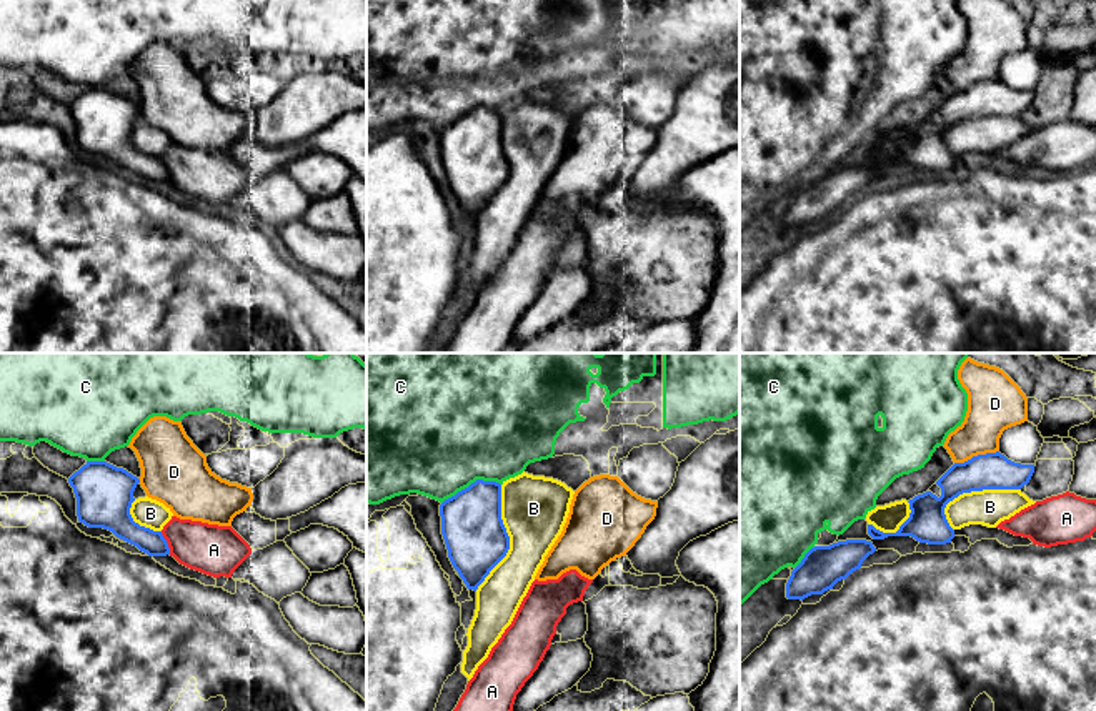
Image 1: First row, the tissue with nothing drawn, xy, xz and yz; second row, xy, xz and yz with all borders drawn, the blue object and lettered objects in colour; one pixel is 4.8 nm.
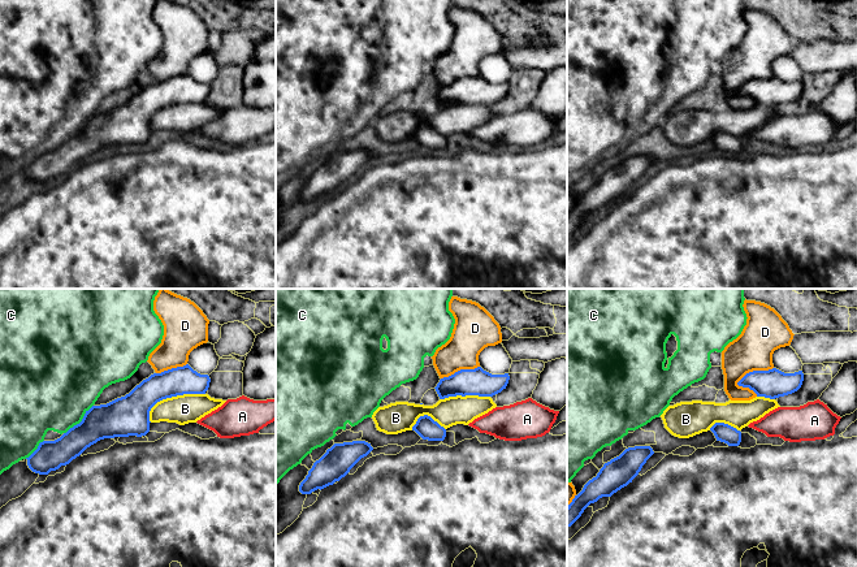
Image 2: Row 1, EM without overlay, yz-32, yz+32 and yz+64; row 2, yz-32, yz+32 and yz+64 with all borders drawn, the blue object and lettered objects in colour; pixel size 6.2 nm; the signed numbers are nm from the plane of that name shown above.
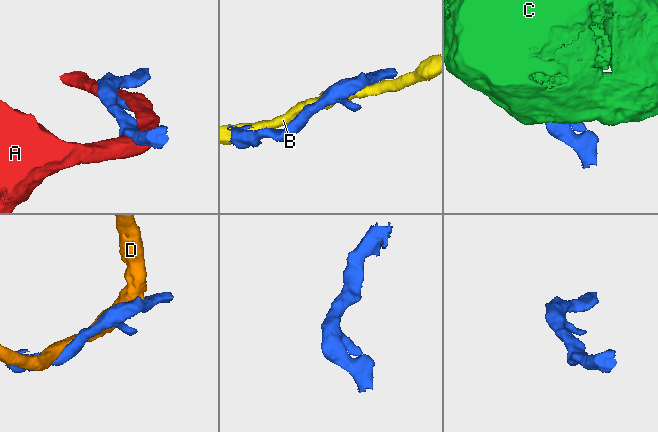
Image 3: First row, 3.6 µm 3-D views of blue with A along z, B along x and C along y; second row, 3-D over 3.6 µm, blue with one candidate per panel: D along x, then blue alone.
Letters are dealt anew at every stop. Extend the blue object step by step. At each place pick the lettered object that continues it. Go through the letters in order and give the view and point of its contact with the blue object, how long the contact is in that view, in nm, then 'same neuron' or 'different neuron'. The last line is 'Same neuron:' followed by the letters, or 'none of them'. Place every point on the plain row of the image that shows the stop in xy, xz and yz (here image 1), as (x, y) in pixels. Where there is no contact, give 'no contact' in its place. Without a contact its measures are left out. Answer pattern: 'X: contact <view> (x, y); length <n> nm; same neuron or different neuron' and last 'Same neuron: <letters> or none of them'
A: contact xy (167, 170); length 120 nm; different neuron
B: contact xz (508, 165); length 550 nm; different neuron
C: contact xz (472, 110); length 300 nm; different neuron
D: contact yz (978, 82); length 220 nm; different neuron
Same neuron: none of them

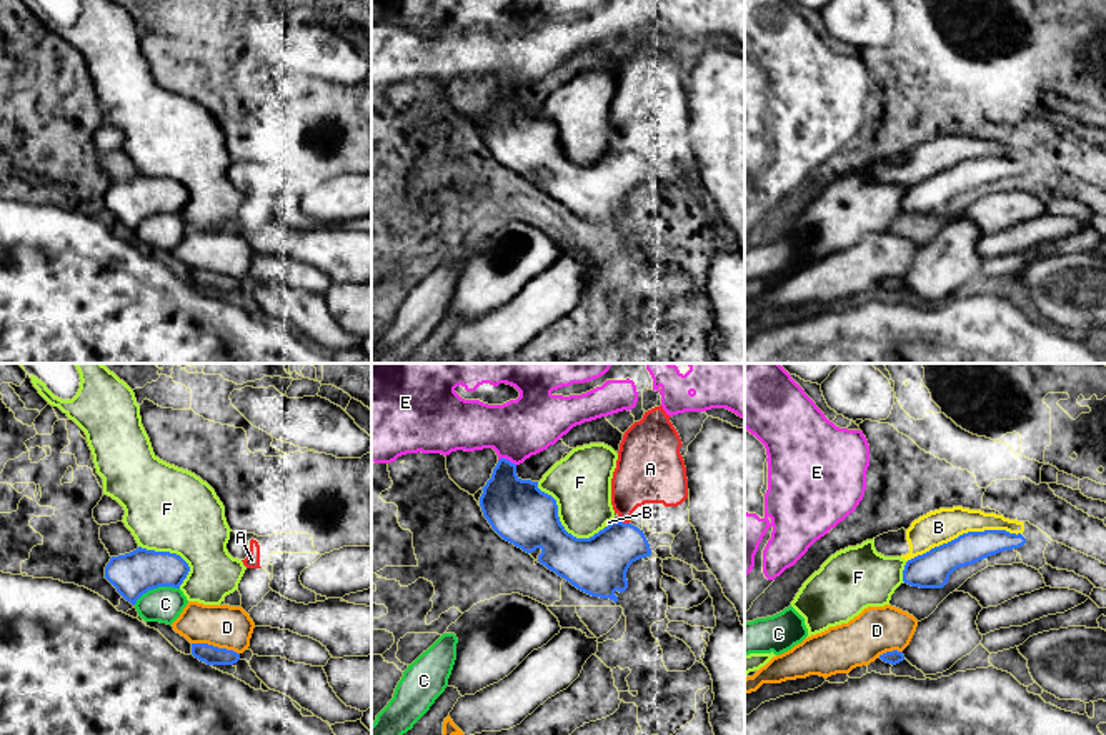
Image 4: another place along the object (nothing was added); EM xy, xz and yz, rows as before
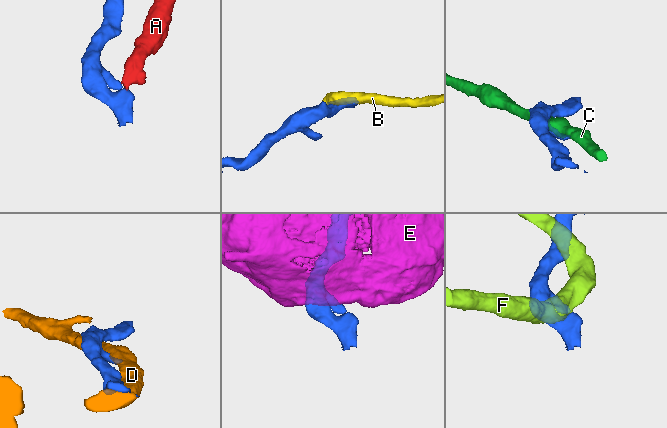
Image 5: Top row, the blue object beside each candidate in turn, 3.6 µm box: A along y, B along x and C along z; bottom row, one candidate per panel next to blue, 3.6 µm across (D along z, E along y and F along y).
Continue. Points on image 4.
A: contact xz (625, 150); length 50 nm; different neuron
B: contact yz (963, 160); length 550 nm; different neuron
C: contact xy (155, 214); length 240 nm; different neuron
D: contact xy (215, 274); length 240 nm; different neuron
E: contact xz (505, 85); length 90 nm; different neuron
F: contact xz (560, 150); length 400 nm; different neuron
Same neuron: none of them

